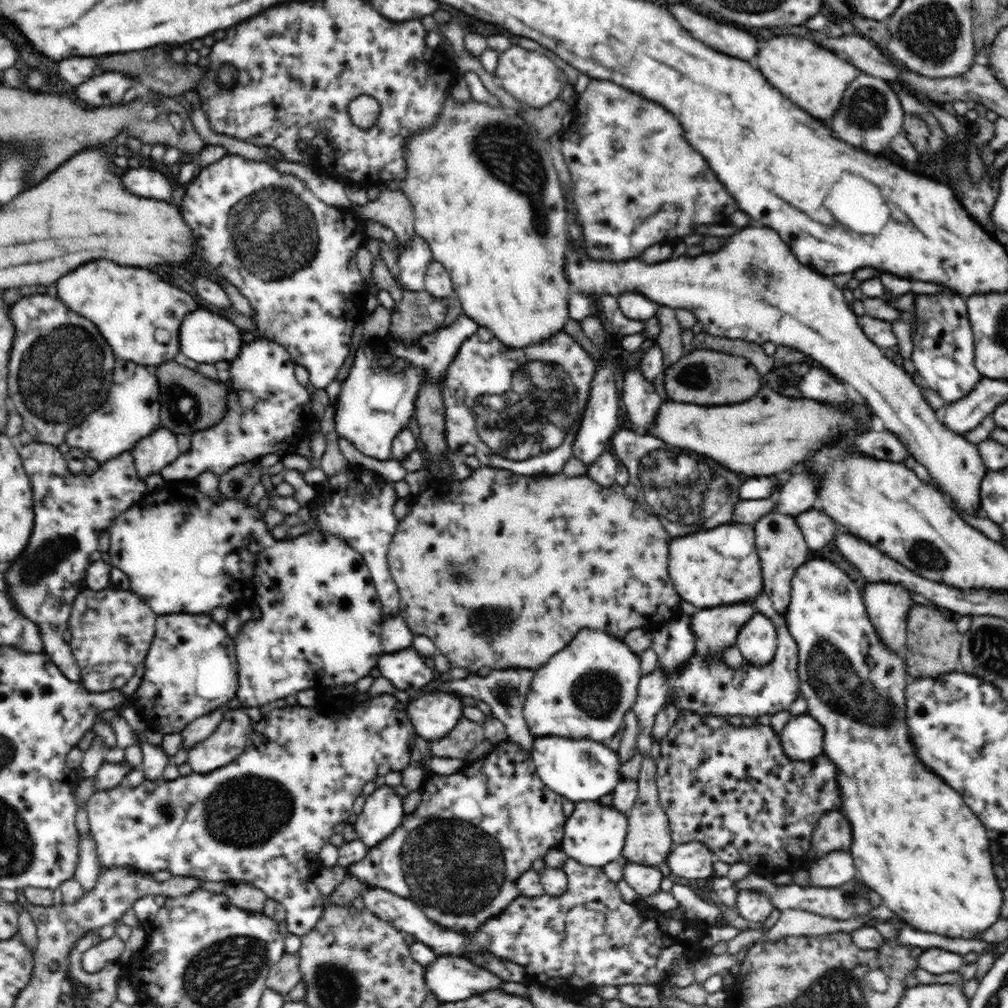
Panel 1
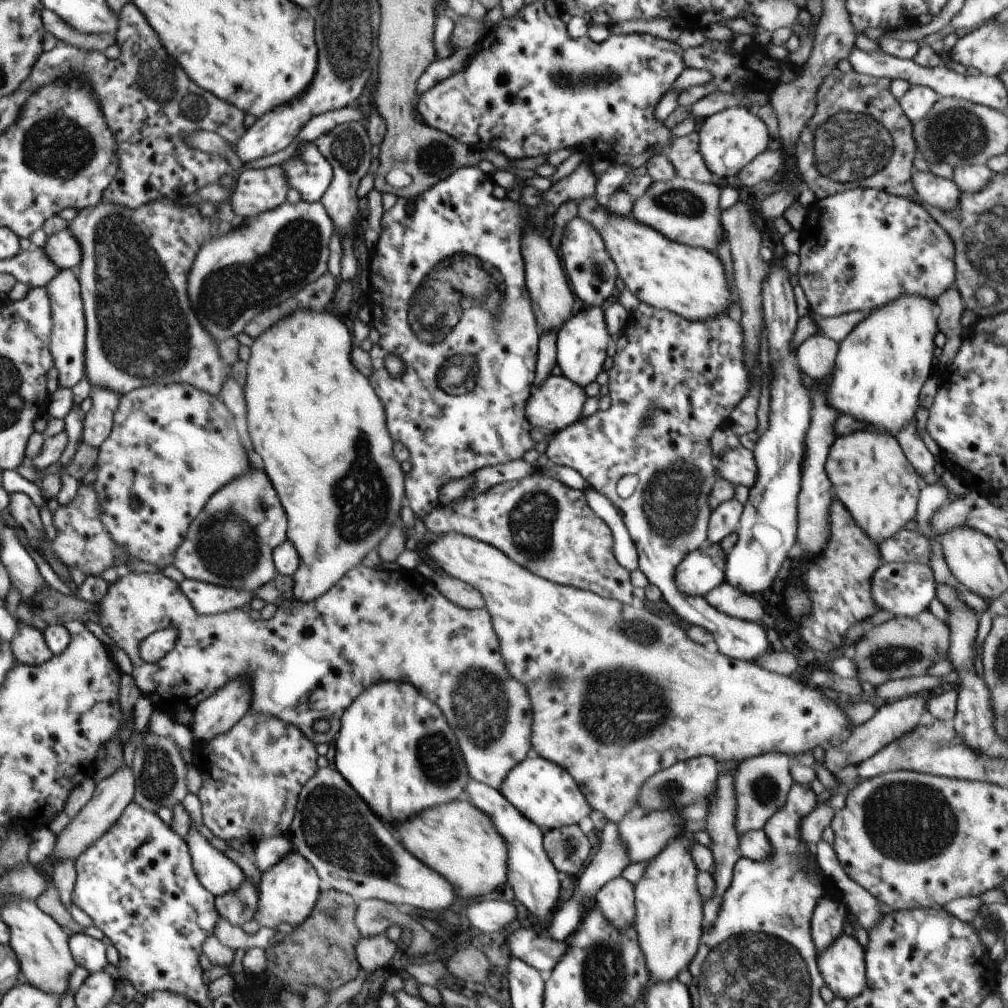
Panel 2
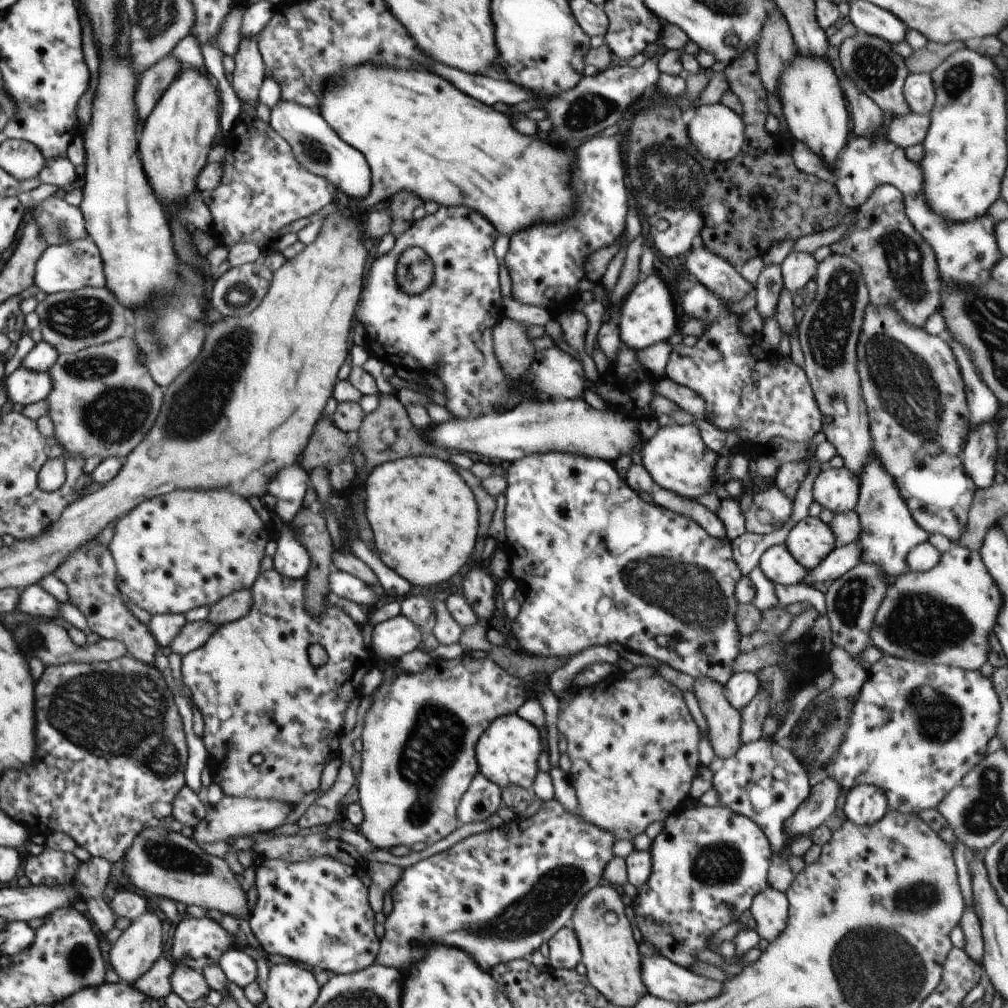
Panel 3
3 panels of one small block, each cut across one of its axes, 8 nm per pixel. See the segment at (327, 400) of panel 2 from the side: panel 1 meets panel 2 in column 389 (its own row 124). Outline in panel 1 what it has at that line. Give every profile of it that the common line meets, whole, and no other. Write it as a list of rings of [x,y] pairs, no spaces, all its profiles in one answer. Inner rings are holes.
[[[447,90],[446,98],[442,103],[439,114],[440,117],[437,118],[437,121],[433,125],[430,125],[427,129],[420,129],[413,135],[408,135],[407,139],[405,140],[405,145],[403,146],[403,148],[405,148],[405,177],[403,178],[404,196],[409,200],[409,204],[411,204],[413,208],[415,234],[417,234],[417,236],[420,238],[423,238],[428,243],[428,246],[433,254],[433,260],[444,265],[444,268],[446,268],[448,274],[450,274],[453,284],[453,295],[458,297],[458,300],[462,305],[464,315],[476,321],[478,326],[488,327],[488,329],[494,333],[494,337],[496,337],[496,339],[500,339],[500,341],[502,341],[504,345],[510,347],[510,349],[523,349],[524,347],[539,343],[540,341],[543,341],[544,339],[547,339],[548,337],[551,337],[552,335],[564,330],[566,321],[570,318],[568,312],[567,292],[570,290],[571,284],[568,282],[565,273],[565,262],[567,260],[568,250],[570,250],[571,247],[571,240],[569,239],[567,229],[567,225],[570,221],[570,211],[568,207],[569,202],[566,187],[560,182],[558,179],[558,173],[556,173],[556,169],[554,169],[548,143],[540,139],[540,136],[538,136],[538,129],[536,129],[534,125],[530,125],[528,121],[522,120],[522,117],[520,117],[516,111],[502,106],[490,106],[490,104],[479,102],[472,98],[464,101],[463,103],[460,103],[460,101],[456,103],[456,99],[454,99],[451,94],[447,95]]]

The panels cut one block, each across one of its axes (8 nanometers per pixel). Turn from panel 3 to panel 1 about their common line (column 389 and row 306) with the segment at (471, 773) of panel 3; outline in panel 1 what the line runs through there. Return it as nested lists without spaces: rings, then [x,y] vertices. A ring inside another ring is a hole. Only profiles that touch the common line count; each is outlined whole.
[[[759,225],[739,228],[728,238],[725,246],[716,252],[695,257],[684,254],[659,263],[644,263],[640,257],[623,261],[592,259],[584,252],[572,250],[571,245],[565,262],[565,273],[571,286],[575,286],[582,294],[591,296],[594,300],[600,294],[611,294],[616,297],[622,292],[639,292],[659,305],[692,311],[696,315],[696,322],[702,325],[701,330],[704,333],[761,345],[772,341],[776,346],[795,348],[804,353],[804,356],[820,362],[837,380],[847,383],[872,414],[882,419],[886,430],[900,439],[910,455],[928,469],[928,473],[939,487],[939,492],[950,496],[951,502],[957,504],[964,512],[976,517],[982,516],[979,486],[987,467],[980,457],[978,445],[970,443],[962,434],[954,433],[942,425],[940,413],[929,406],[910,373],[886,357],[881,348],[864,334],[859,316],[850,310],[842,295],[842,289],[836,287],[831,278],[820,276],[806,268],[804,264],[800,264],[790,252],[788,244],[780,240],[774,229]]]

